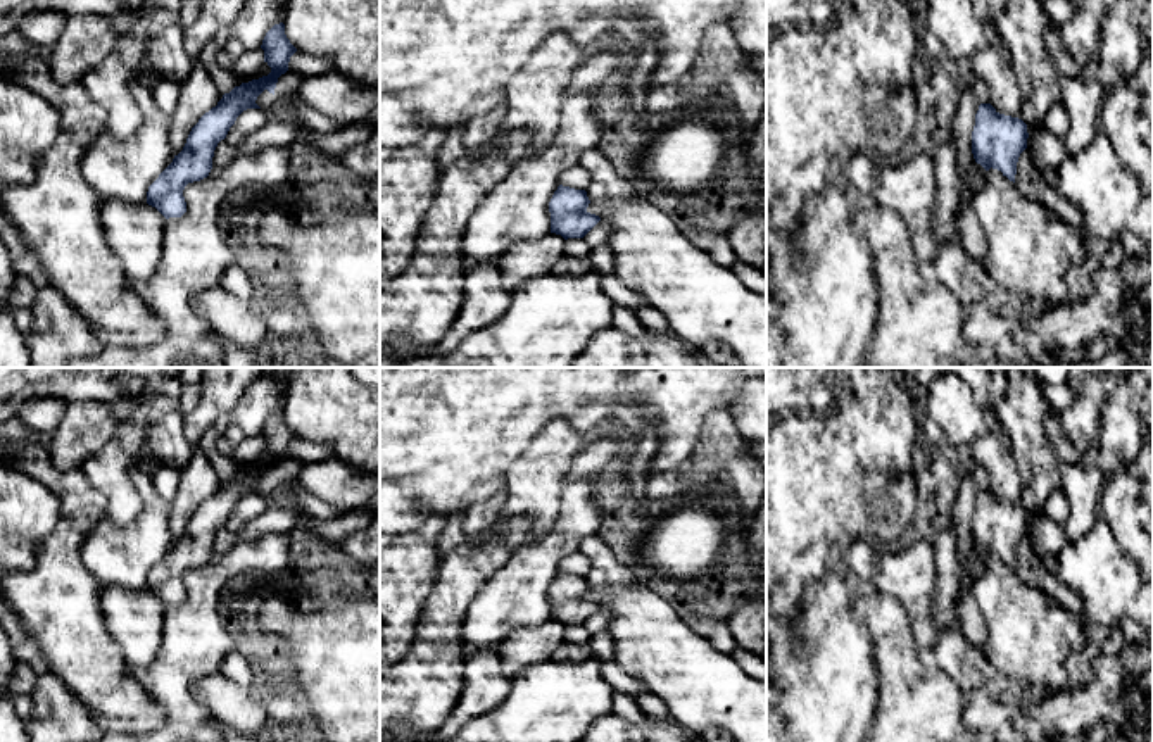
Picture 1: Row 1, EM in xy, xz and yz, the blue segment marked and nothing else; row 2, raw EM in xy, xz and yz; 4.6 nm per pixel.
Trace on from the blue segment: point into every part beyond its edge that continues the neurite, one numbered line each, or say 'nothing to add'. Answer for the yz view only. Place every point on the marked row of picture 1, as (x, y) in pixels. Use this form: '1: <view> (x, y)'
nothing to add

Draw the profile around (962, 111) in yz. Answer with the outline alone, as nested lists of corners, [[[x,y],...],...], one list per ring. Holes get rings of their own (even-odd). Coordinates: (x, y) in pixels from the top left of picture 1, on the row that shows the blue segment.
[[[960,85],[960,95],[949,104],[949,138],[956,143],[958,169],[965,181],[961,202],[956,211],[956,228],[963,250],[984,266],[987,255],[987,242],[979,219],[975,217],[970,198],[973,195],[970,164],[972,154],[972,131],[975,126],[975,114],[979,110],[979,98],[970,88]]]

